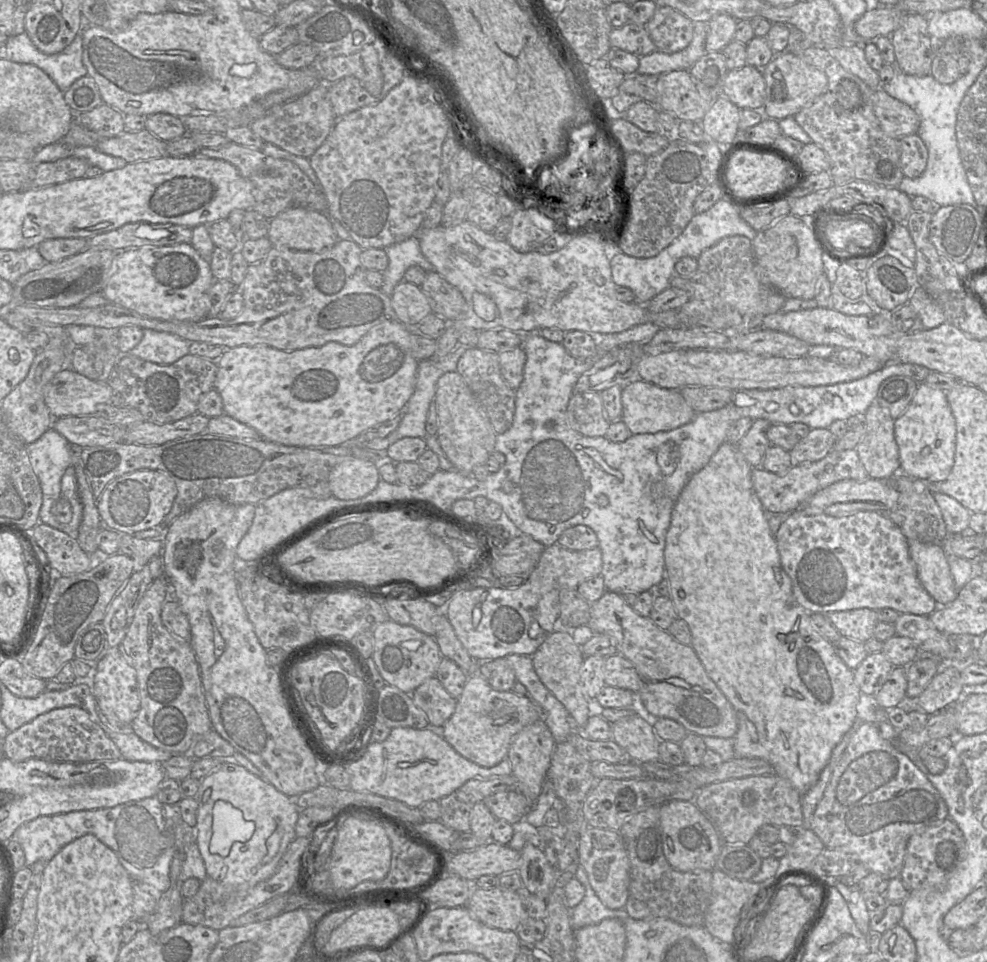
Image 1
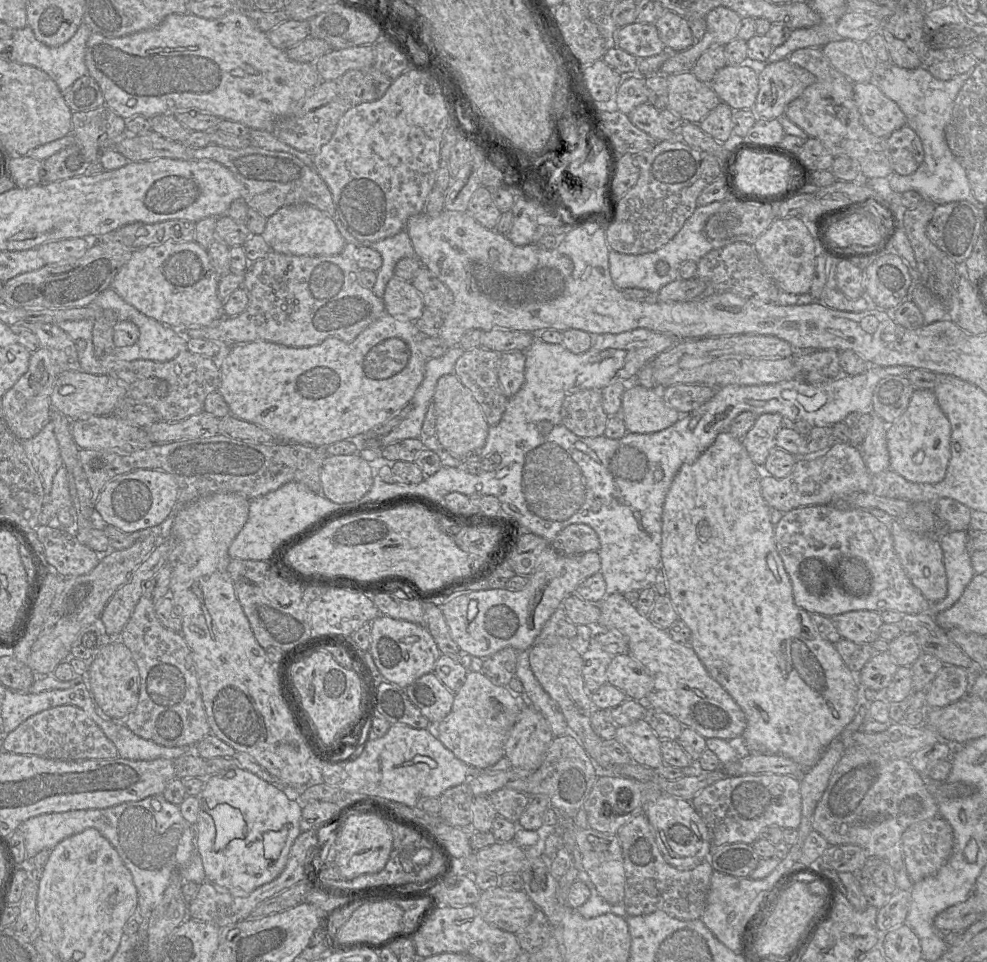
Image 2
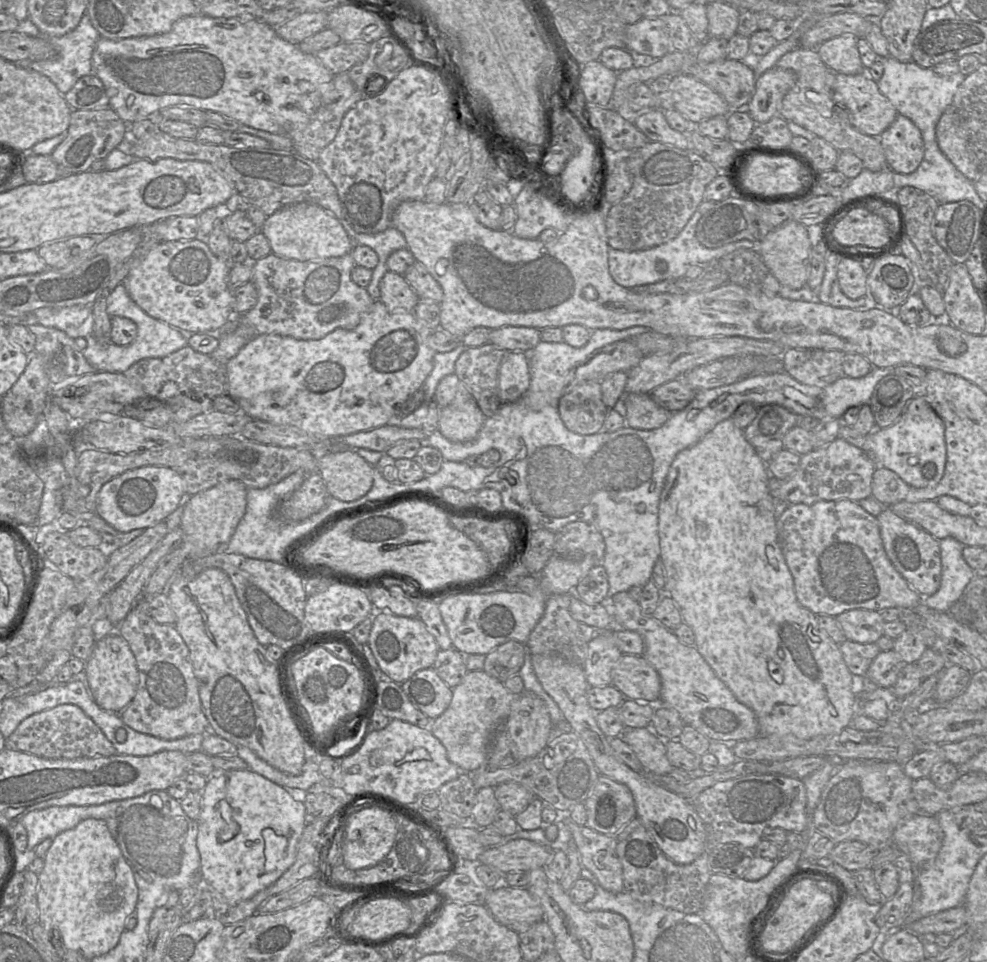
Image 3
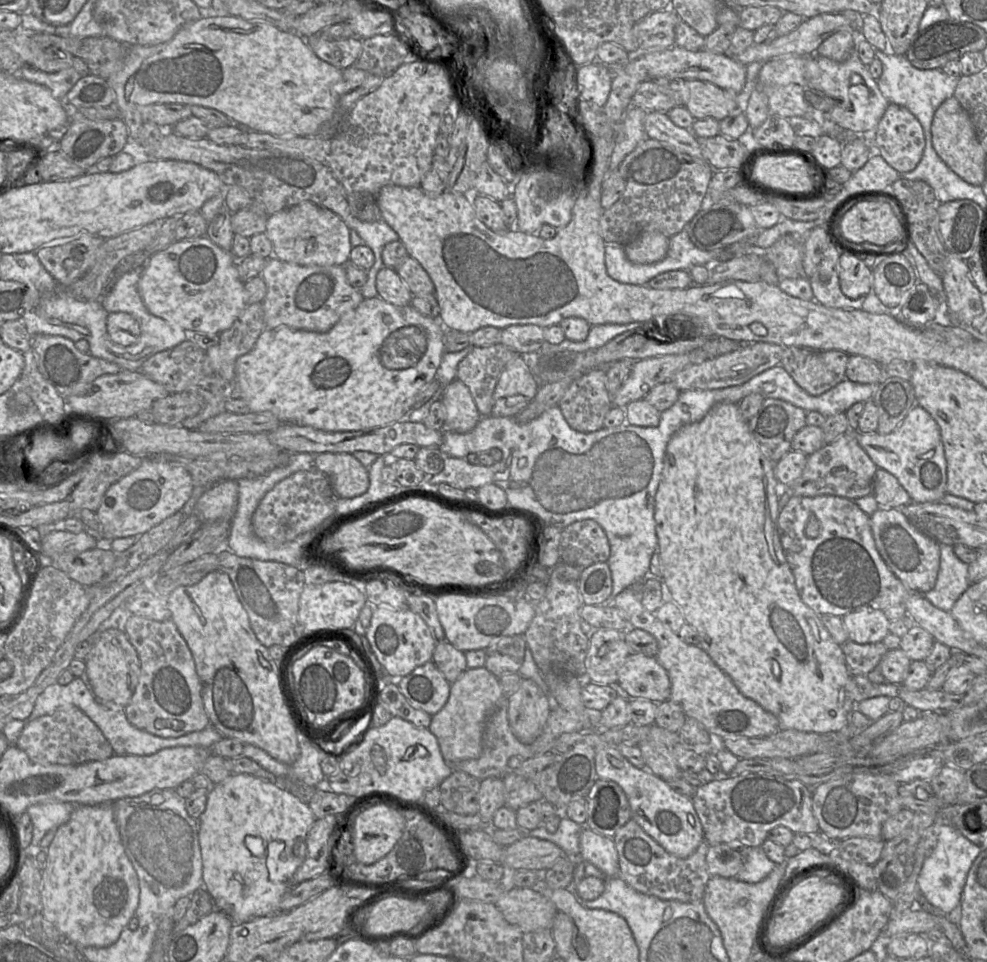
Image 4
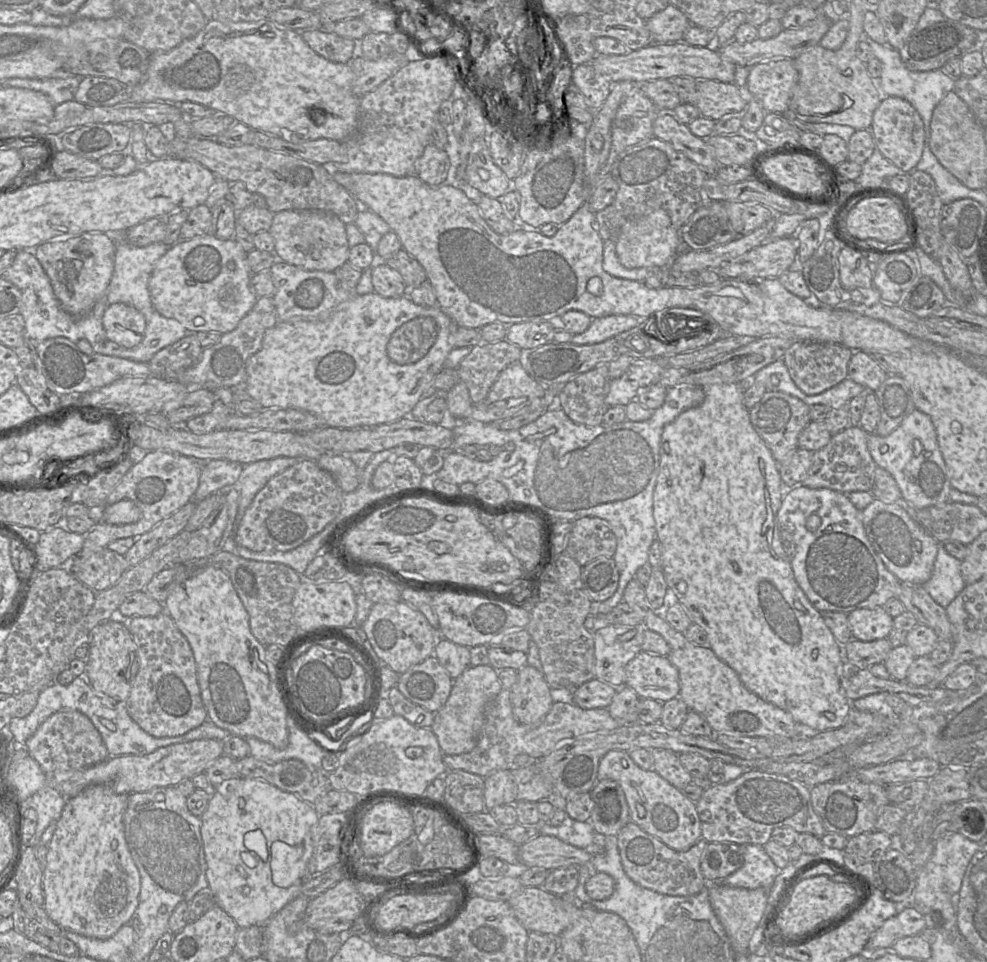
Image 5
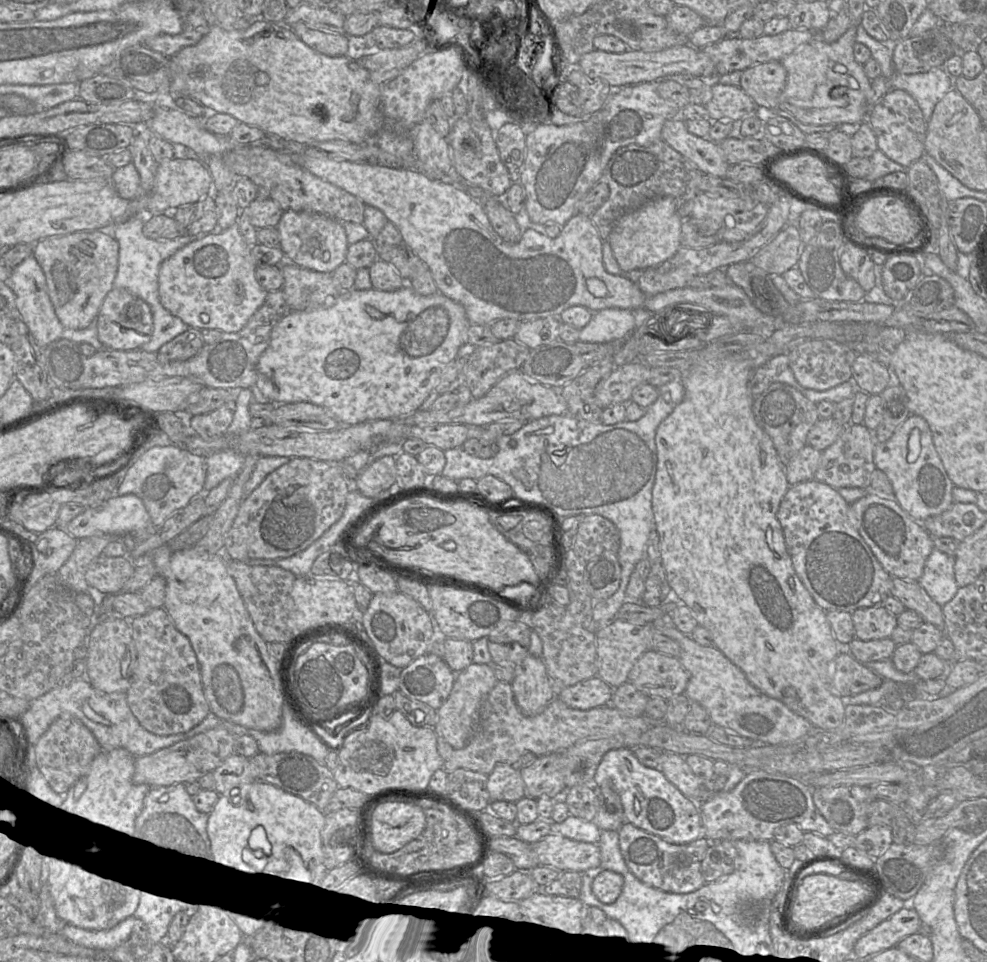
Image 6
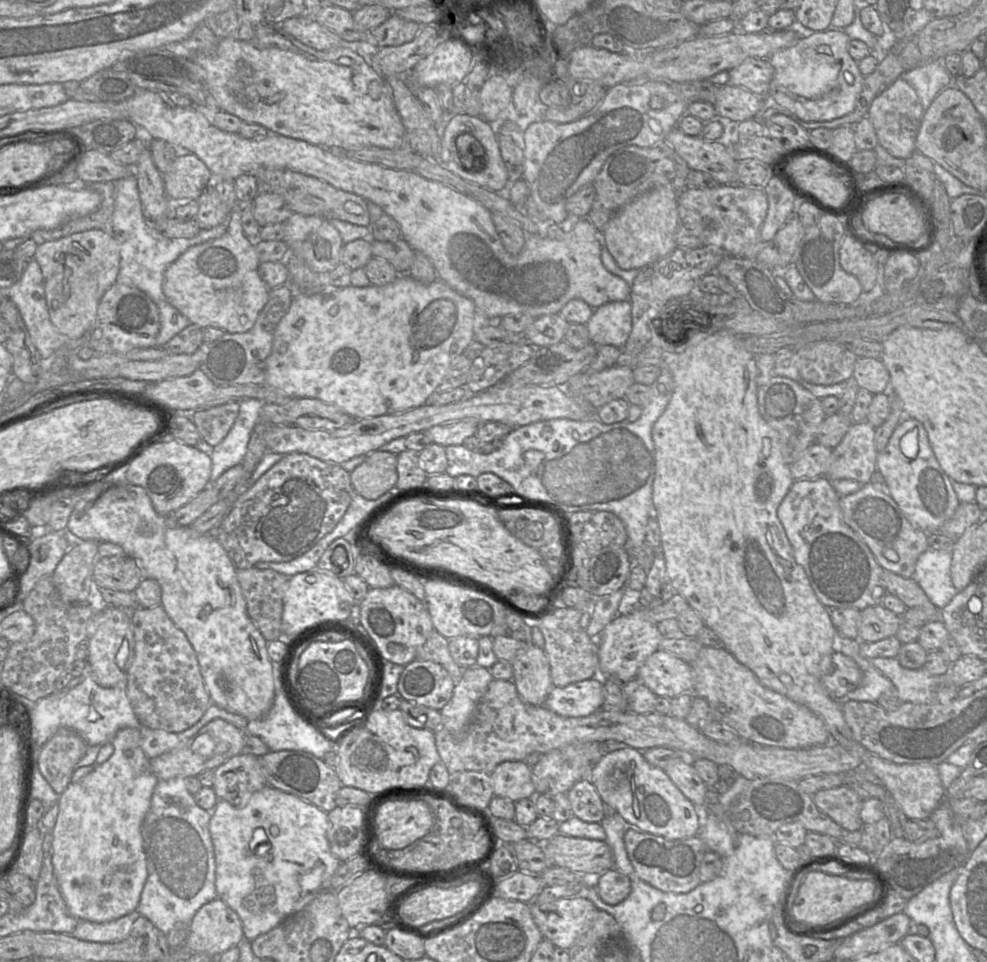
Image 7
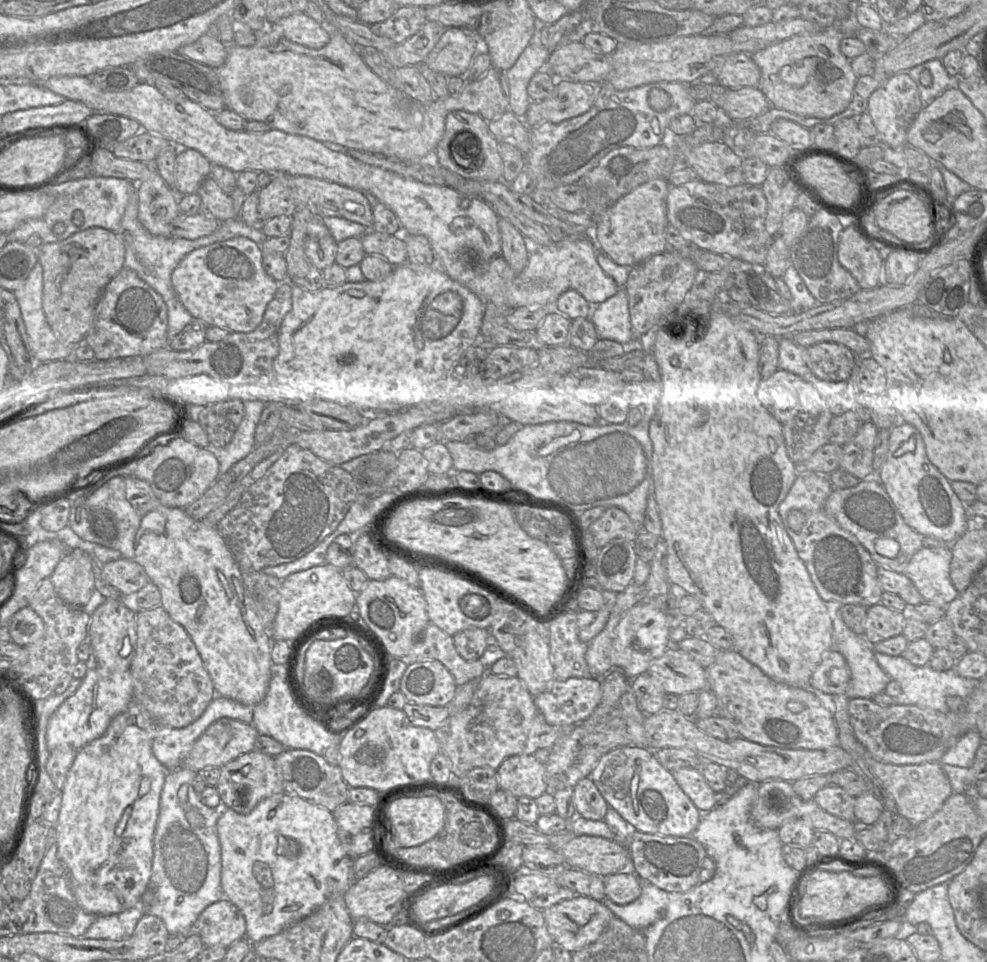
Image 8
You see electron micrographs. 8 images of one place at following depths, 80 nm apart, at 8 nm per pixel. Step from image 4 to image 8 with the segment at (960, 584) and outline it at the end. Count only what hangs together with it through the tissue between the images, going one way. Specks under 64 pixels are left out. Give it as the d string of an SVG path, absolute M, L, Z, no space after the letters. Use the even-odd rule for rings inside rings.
M951 545L942 549L922 547L911 558L905 569L924 602L946 608L958 596L950 579Z

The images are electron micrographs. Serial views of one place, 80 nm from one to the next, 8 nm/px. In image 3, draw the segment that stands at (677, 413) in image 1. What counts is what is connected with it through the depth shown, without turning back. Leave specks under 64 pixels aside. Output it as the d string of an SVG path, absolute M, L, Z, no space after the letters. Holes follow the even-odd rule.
M626 393L620 405L626 426L639 430L659 428L672 414L658 405L650 394Z

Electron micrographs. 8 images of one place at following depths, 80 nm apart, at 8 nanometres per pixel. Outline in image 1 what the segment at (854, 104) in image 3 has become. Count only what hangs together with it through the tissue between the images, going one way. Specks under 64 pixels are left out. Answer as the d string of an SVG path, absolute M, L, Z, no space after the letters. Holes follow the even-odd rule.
M883 88L874 91L872 100L880 127L889 137L901 139L917 133L920 118L910 106L888 95Z

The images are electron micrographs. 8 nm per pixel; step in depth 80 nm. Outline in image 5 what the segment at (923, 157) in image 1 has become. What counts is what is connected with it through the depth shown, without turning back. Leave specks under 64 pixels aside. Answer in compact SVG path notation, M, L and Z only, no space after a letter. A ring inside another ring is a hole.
M883 96L873 114L870 131L875 147L881 154L904 172L913 172L919 163L925 145L925 129L917 110L905 99Z

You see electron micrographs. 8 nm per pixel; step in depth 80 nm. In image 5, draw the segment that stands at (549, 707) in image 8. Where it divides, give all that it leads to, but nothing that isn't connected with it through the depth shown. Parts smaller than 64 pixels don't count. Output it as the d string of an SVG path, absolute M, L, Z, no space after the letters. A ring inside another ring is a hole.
M593 678L574 689L570 700L583 709L608 708L615 693L613 686Z

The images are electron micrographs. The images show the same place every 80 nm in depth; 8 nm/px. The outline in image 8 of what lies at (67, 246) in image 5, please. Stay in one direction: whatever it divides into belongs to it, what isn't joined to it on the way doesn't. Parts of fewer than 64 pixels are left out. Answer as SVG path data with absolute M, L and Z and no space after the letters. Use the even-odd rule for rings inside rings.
M92 227L63 241L43 243L37 250L43 267L43 310L49 326L63 344L84 343L103 290L124 267L123 243L113 231Z

